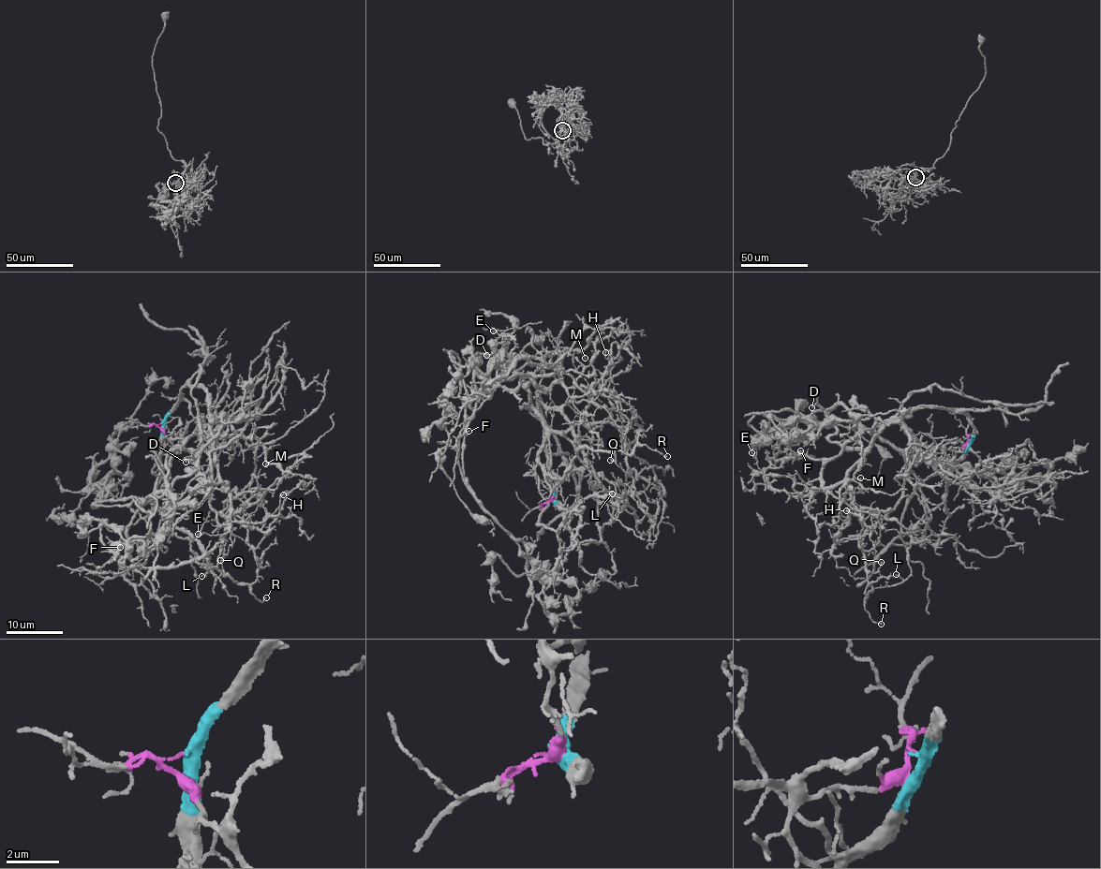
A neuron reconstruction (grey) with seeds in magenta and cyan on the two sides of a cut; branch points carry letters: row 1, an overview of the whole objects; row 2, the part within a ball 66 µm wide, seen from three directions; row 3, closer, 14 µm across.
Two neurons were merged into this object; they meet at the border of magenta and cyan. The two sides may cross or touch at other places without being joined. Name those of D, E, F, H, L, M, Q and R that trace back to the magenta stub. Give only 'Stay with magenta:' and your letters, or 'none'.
Stay with magenta: F, M, Q, R

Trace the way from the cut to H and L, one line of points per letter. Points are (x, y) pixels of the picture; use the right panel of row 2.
H: (970, 441), (970, 417), (912, 410), (887, 424), (850, 471), (852, 501), (835, 542), (849, 523), (846, 511)
L: (970, 441), (966, 457), (957, 461), (946, 478), (945, 501), (914, 524), (909, 576), (903, 580), (896, 575)

